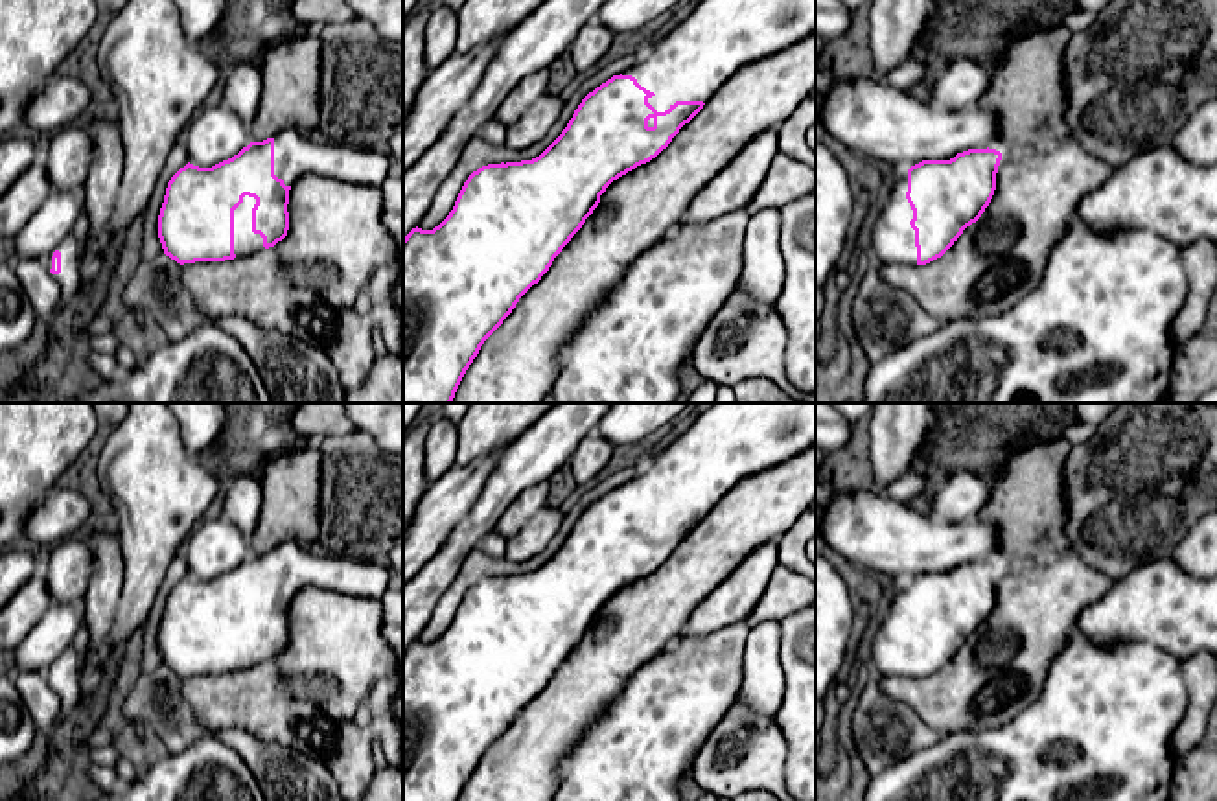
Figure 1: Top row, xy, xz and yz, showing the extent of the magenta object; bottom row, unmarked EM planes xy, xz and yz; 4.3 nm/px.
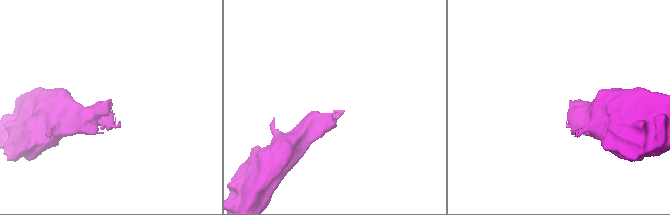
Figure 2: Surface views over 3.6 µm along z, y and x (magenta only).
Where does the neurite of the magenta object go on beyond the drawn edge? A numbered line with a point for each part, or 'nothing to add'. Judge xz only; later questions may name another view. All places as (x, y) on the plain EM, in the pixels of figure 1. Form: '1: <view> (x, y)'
1: xz (730, 442)

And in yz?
1: yz (893, 652)

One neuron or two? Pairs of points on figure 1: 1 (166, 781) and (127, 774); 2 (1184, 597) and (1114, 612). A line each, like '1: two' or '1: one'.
1: two
2: one

